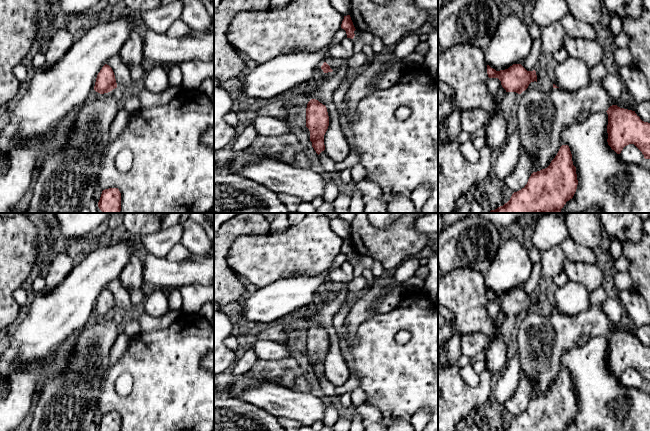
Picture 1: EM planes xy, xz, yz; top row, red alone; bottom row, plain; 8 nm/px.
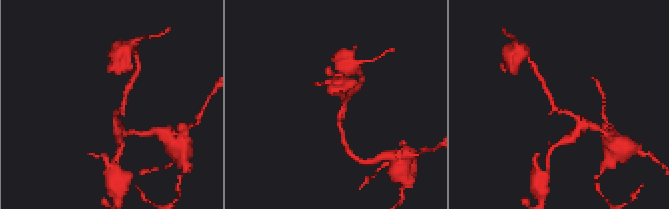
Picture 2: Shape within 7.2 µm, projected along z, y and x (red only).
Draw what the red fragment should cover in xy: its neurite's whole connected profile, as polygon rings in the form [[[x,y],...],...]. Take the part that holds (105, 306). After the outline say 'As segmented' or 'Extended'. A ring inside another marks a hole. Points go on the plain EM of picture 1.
[[[105,288],[97,299],[94,314],[100,318],[108,317],[117,312],[112,292]]]. As segmented

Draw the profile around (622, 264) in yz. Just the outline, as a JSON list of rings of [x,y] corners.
[[[623,254],[619,258],[612,260],[612,266],[616,272],[629,271],[630,265],[631,261],[627,259]]]

